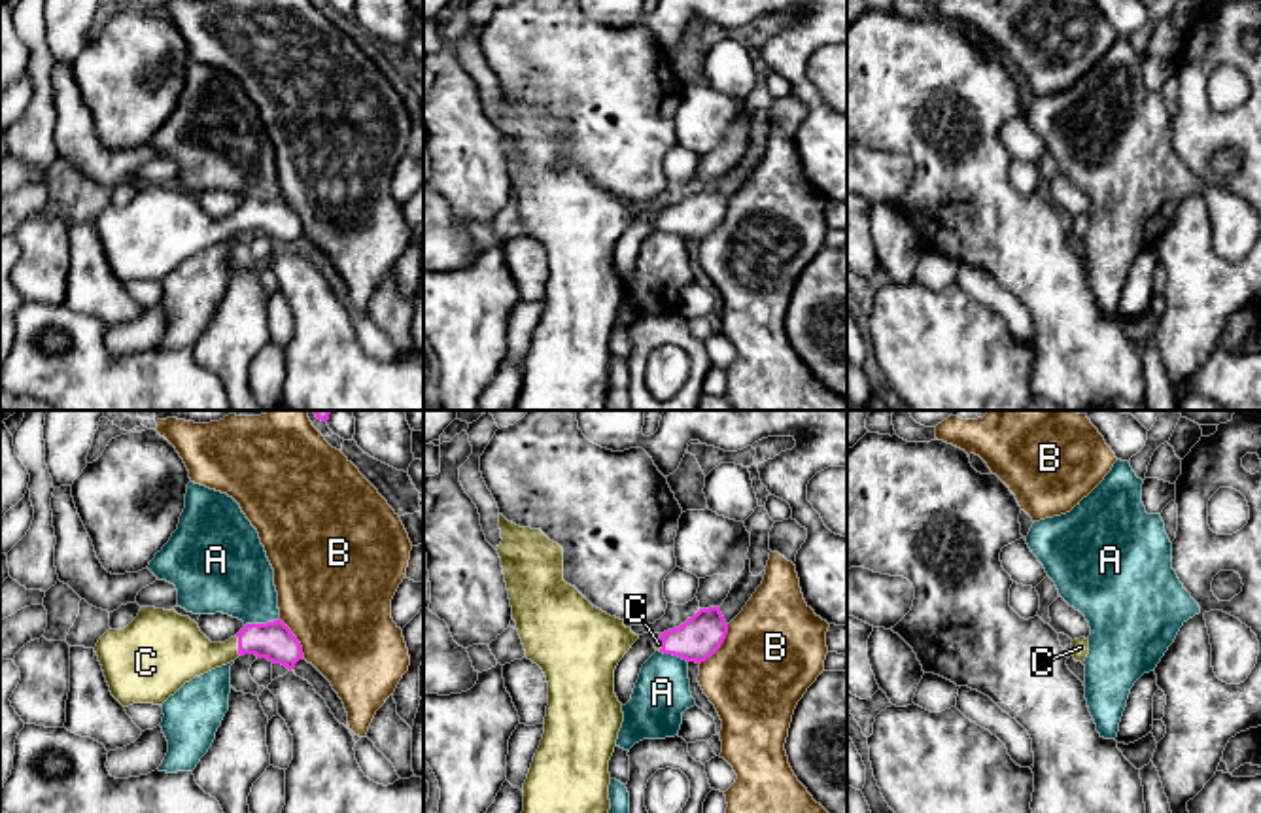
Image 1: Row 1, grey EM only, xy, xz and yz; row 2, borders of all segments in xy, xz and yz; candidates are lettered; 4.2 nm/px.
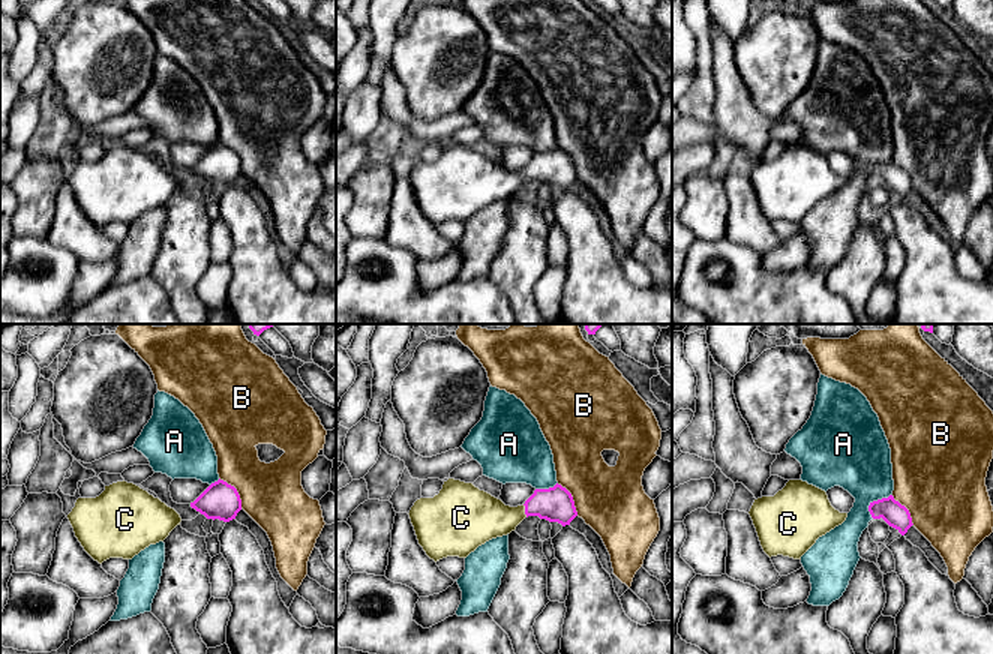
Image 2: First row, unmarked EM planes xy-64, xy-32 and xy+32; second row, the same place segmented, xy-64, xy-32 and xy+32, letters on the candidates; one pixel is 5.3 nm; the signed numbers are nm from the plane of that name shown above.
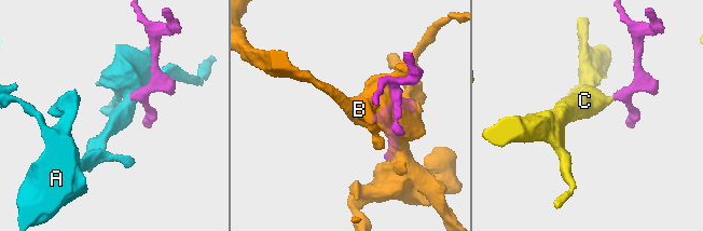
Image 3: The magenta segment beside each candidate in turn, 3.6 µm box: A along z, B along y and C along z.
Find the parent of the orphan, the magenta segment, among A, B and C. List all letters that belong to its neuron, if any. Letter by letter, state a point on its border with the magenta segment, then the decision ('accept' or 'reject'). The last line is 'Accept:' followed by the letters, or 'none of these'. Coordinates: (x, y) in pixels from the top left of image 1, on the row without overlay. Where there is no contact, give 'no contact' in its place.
A: xy (261, 201) | reject
B: xz (721, 220) | reject
C: xy (239, 222) | accept
Accept: C

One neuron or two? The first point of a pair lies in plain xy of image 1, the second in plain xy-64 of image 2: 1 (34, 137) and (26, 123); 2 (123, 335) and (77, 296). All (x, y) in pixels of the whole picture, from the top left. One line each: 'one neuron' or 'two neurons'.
1: one neuron
2: one neuron

